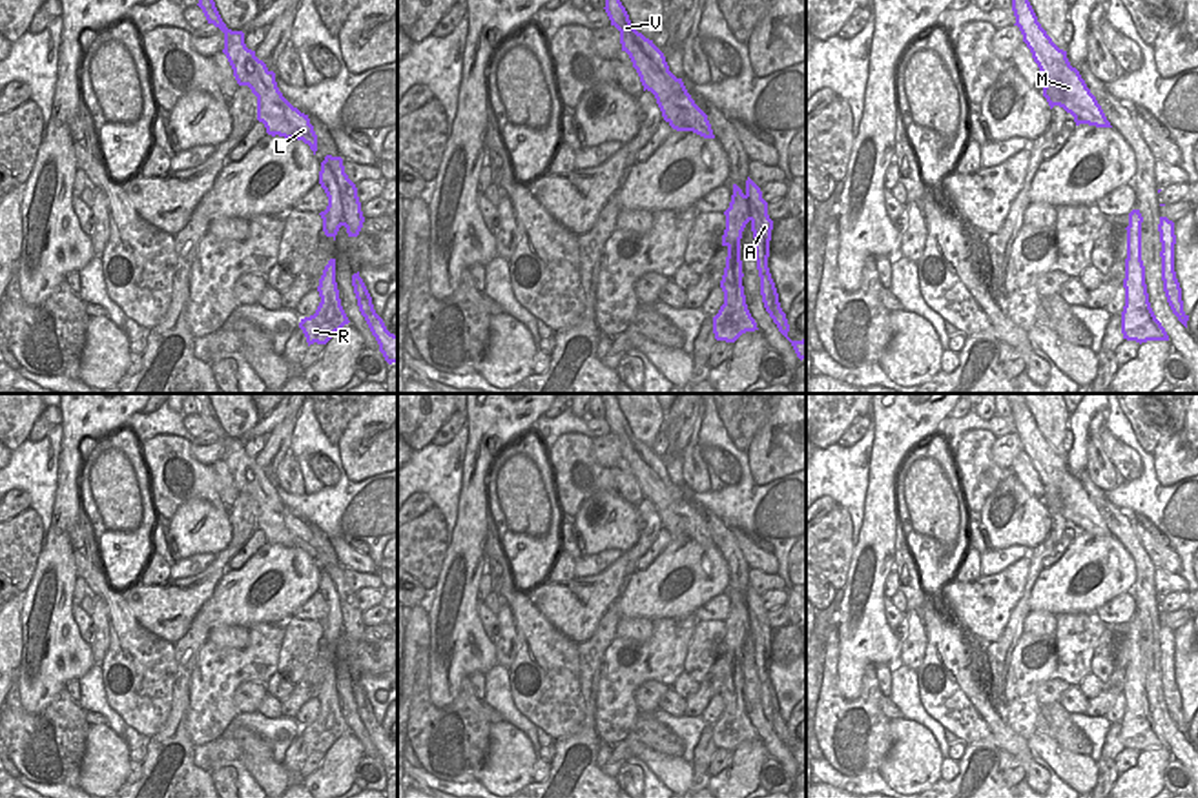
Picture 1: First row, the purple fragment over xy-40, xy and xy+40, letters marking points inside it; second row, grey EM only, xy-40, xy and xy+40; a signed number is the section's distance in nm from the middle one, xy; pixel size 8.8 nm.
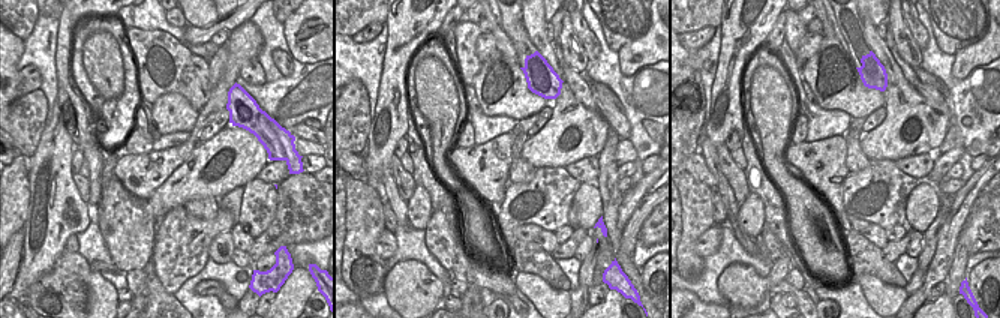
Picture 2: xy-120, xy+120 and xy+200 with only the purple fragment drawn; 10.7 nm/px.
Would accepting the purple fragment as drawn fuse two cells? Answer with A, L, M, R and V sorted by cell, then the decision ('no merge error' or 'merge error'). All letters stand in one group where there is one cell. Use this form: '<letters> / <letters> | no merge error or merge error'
A L M / R V | merge error

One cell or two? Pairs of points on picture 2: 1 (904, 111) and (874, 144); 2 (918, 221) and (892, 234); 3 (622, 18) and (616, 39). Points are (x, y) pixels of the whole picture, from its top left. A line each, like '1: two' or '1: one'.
1: one
2: two
3: one

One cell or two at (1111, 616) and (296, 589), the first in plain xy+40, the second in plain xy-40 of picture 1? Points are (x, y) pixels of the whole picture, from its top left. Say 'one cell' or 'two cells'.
two cells

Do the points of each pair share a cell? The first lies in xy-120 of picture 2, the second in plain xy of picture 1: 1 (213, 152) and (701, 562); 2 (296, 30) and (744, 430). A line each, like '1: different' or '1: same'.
1: same
2: different

